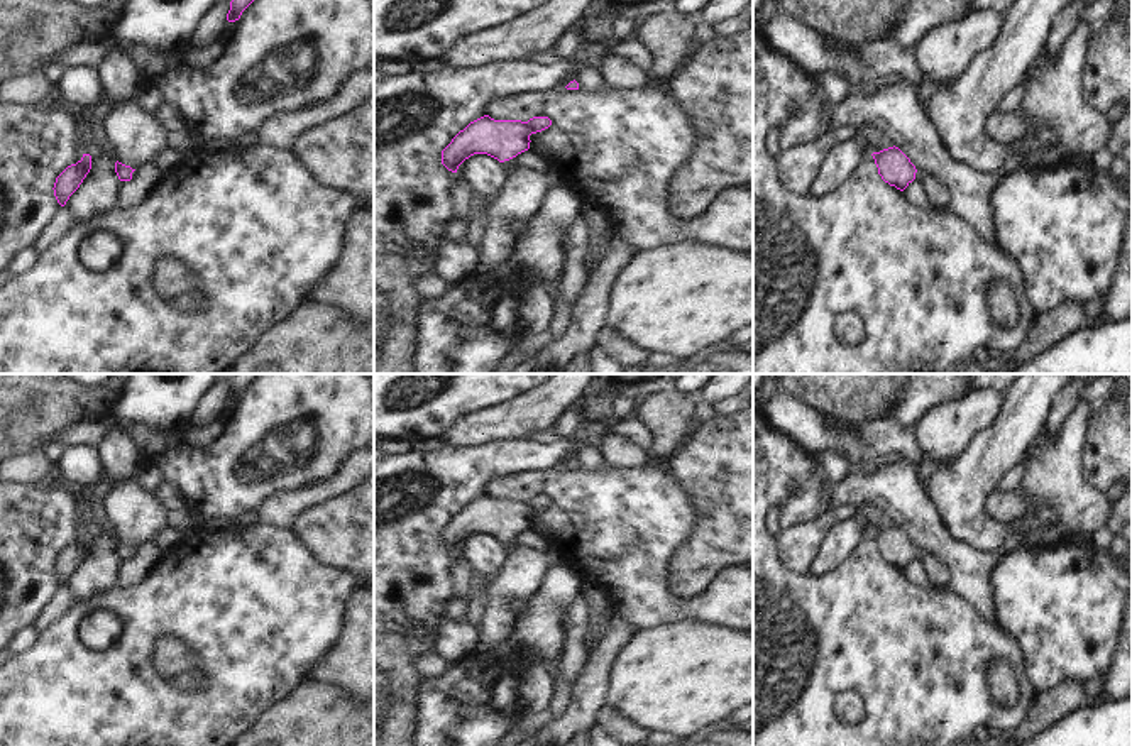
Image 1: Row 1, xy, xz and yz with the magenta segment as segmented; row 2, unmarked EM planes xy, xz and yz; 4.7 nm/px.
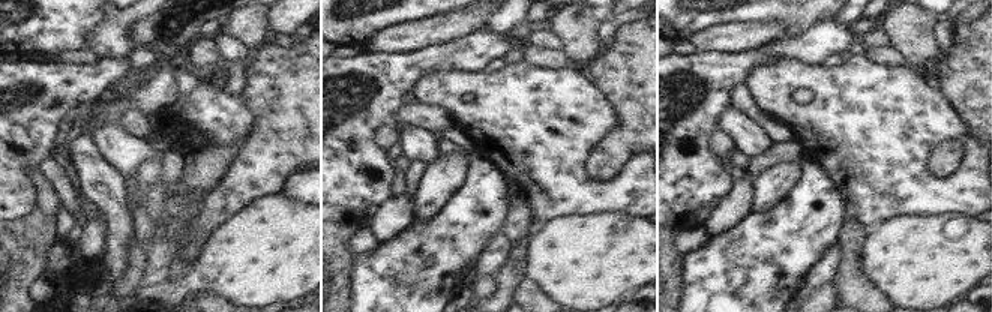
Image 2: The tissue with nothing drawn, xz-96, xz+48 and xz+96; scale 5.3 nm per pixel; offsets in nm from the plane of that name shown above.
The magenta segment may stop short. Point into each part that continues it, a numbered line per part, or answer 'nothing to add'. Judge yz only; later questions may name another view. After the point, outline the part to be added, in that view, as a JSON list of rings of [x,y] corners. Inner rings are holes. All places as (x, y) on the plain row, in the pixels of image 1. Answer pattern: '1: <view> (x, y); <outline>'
1: yz (936, 570); [[[917,548],[915,557],[924,563],[929,582],[937,587],[948,587],[951,573],[948,567],[939,562],[931,551]]]

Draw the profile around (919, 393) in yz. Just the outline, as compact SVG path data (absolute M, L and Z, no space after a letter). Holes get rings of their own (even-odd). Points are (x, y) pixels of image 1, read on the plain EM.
M909 374L897 389L887 418L915 425L934 408L958 401L975 389L1007 392L1020 374Z

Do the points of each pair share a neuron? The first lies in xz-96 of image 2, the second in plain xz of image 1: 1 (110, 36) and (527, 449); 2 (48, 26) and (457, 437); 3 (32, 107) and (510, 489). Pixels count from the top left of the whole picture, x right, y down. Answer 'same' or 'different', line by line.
1: different
2: different
3: different

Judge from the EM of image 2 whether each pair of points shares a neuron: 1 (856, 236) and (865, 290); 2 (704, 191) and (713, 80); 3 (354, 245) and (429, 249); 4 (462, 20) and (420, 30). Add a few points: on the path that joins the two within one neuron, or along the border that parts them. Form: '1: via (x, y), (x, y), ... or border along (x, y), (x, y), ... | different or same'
1: via (851, 249), (851, 276) | same
2: via (701, 164), (701, 107) | same
3: border along (381, 243), (371, 252), (356, 255) | different
4: via (452, 24), (431, 30) | same

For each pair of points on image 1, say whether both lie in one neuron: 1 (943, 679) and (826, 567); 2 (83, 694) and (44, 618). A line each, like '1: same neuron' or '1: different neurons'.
1: different neurons
2: different neurons

